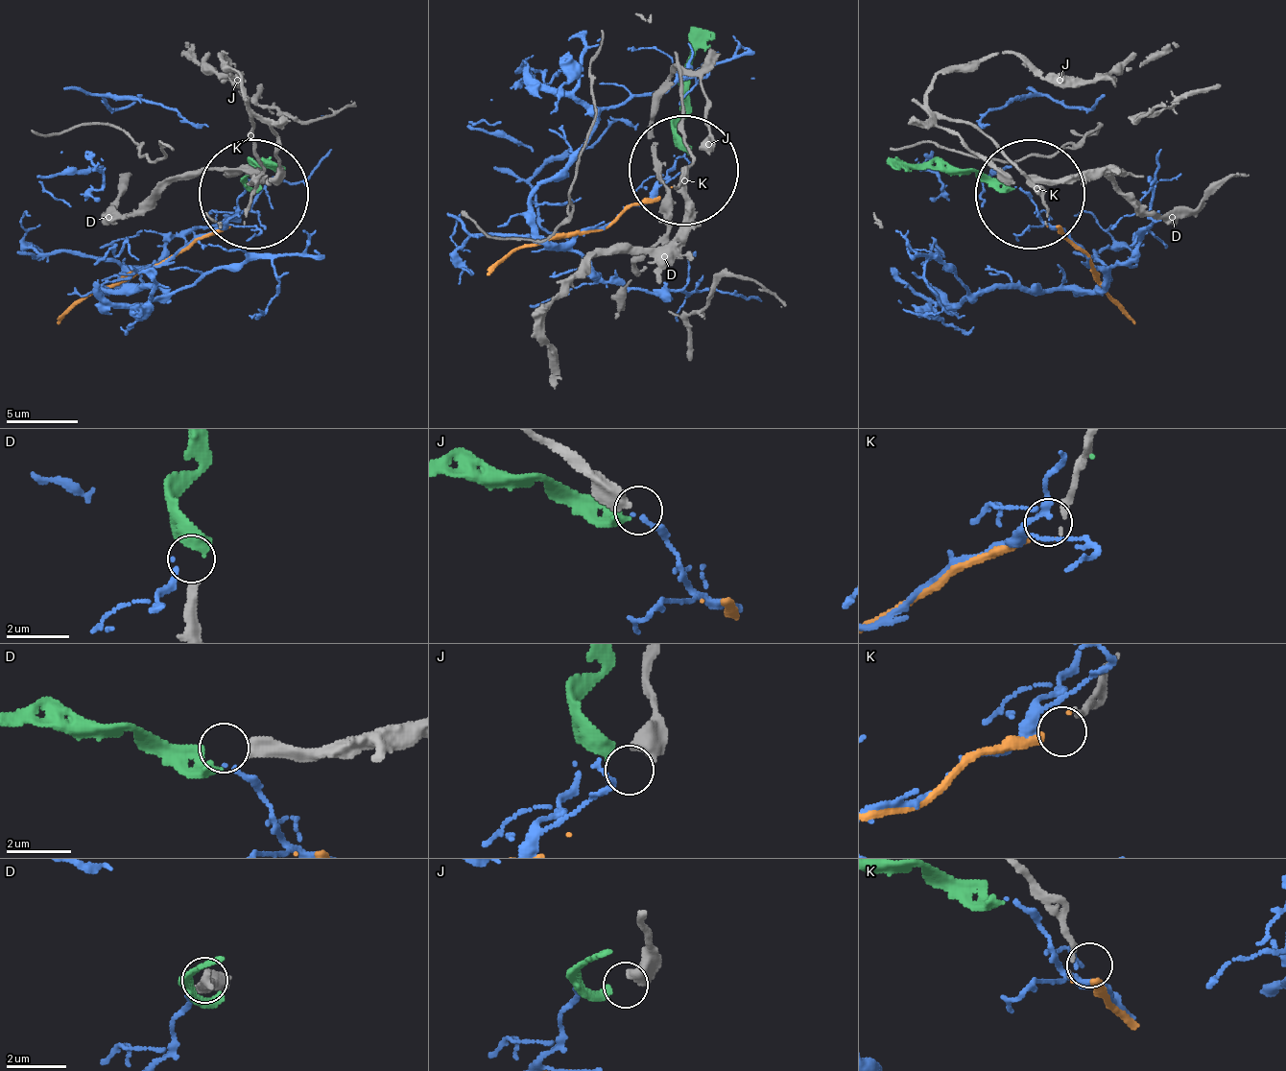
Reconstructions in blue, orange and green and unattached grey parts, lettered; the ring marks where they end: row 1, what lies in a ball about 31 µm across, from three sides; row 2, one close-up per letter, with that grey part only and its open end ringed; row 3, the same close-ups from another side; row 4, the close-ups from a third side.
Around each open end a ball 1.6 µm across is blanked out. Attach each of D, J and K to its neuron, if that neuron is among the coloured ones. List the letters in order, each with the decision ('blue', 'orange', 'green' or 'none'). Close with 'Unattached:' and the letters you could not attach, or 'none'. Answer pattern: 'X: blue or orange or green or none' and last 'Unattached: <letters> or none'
D: green
J: none
K: orange
Unattached: J

